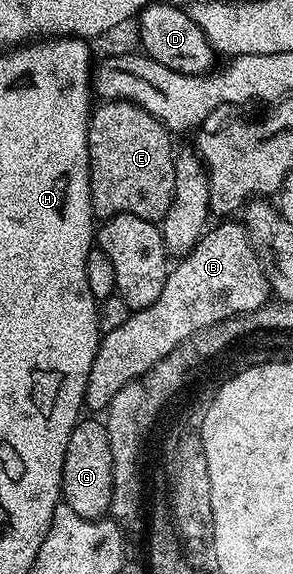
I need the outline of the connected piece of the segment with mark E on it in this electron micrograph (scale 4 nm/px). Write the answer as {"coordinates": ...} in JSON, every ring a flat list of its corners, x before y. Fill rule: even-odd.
{"coordinates":[[105,100,89,120,89,187,98,219,134,214,149,222,164,218,173,199,175,149,171,131,134,102]]}

